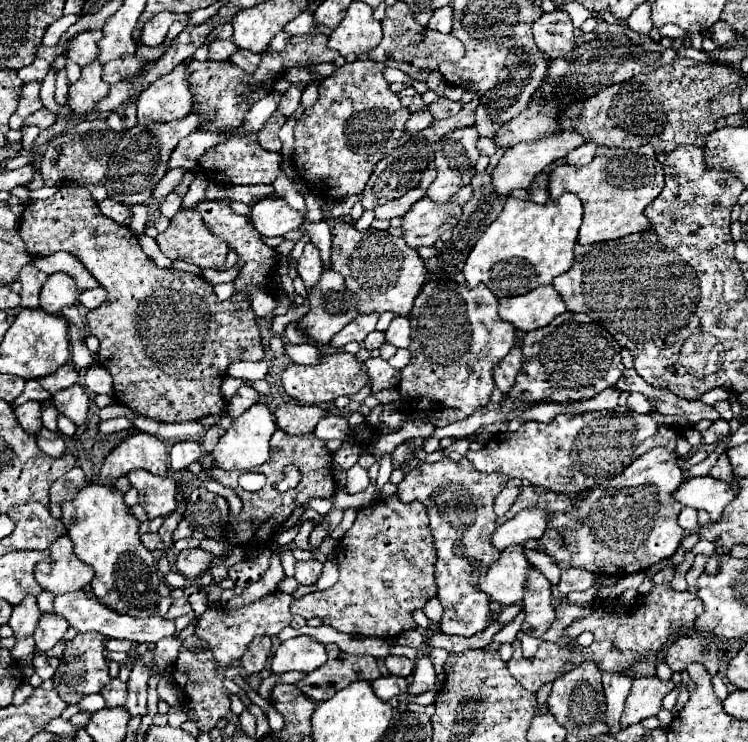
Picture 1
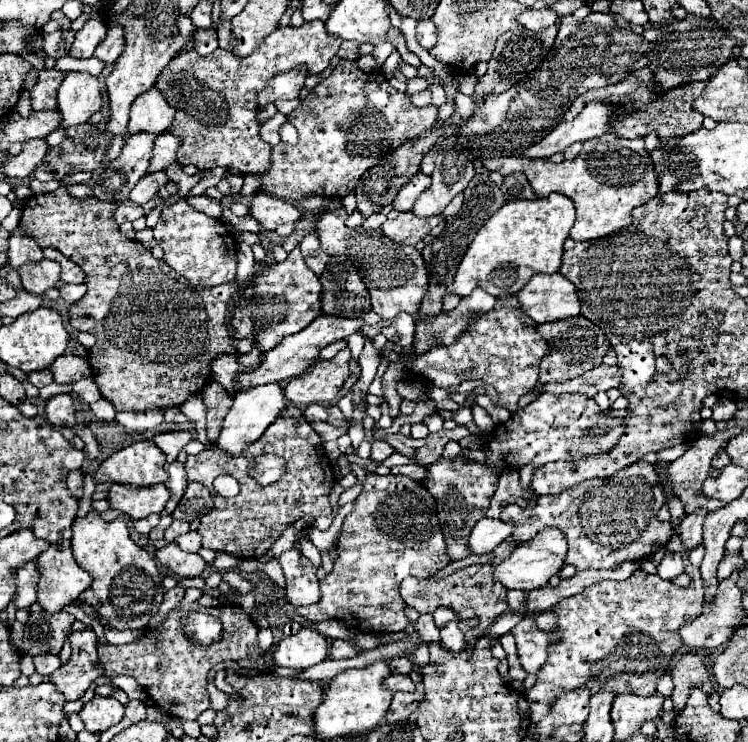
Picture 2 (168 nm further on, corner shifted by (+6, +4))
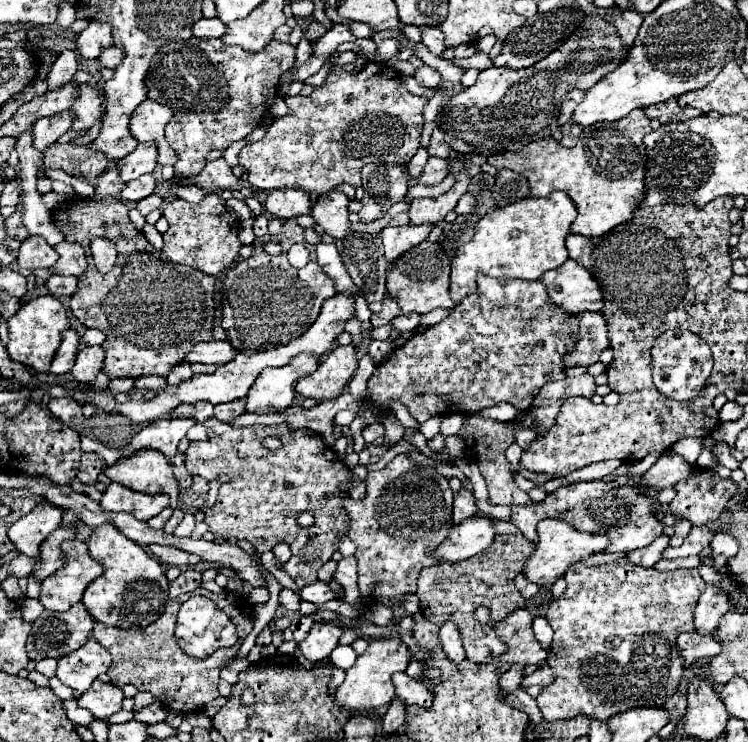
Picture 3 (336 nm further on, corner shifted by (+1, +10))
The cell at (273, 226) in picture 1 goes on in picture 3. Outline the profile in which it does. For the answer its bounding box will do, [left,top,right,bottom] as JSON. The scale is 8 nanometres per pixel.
[265,188,311,220]

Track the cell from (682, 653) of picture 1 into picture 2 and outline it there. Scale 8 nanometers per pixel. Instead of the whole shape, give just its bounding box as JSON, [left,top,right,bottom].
[670,652,714,712]

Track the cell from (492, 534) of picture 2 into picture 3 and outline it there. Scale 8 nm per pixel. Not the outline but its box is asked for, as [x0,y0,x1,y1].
[435,518,495,562]

